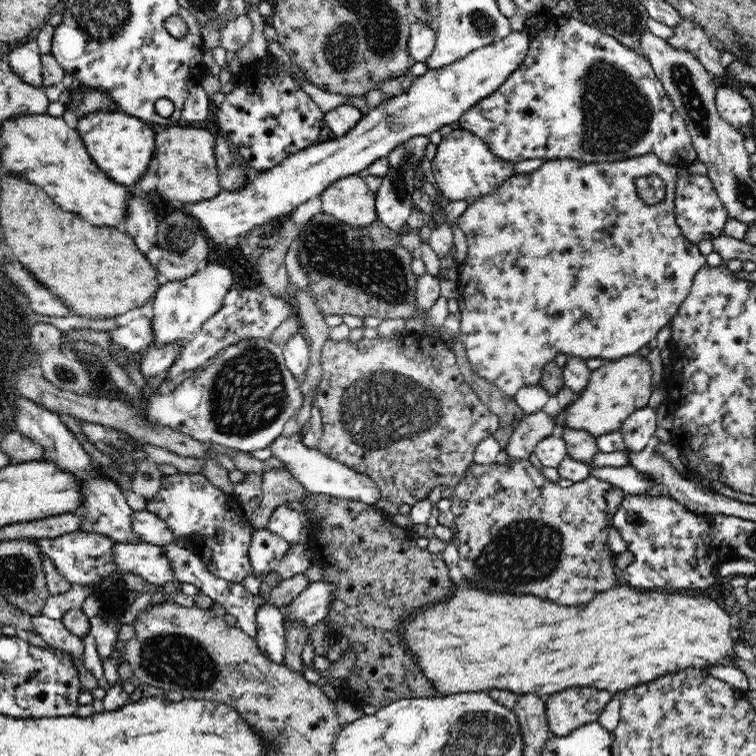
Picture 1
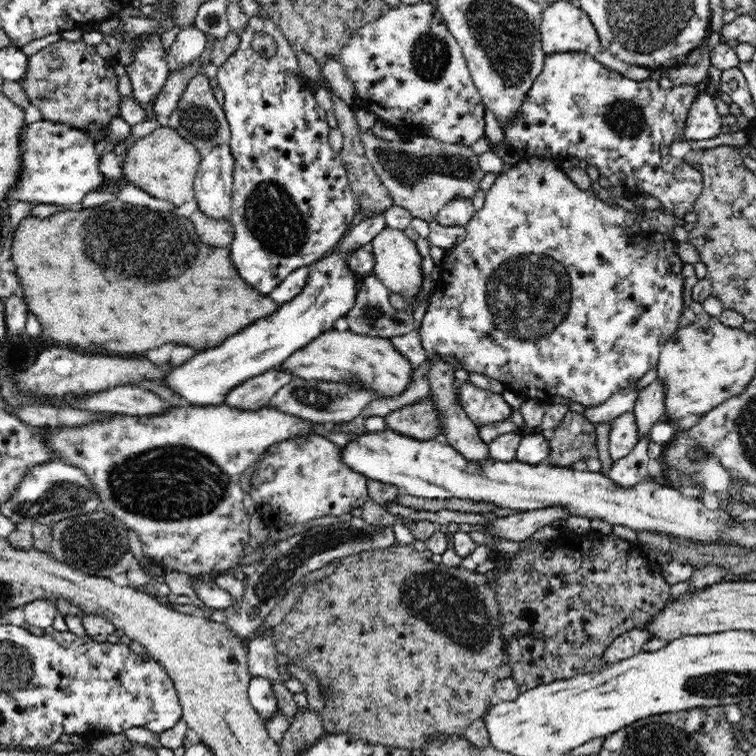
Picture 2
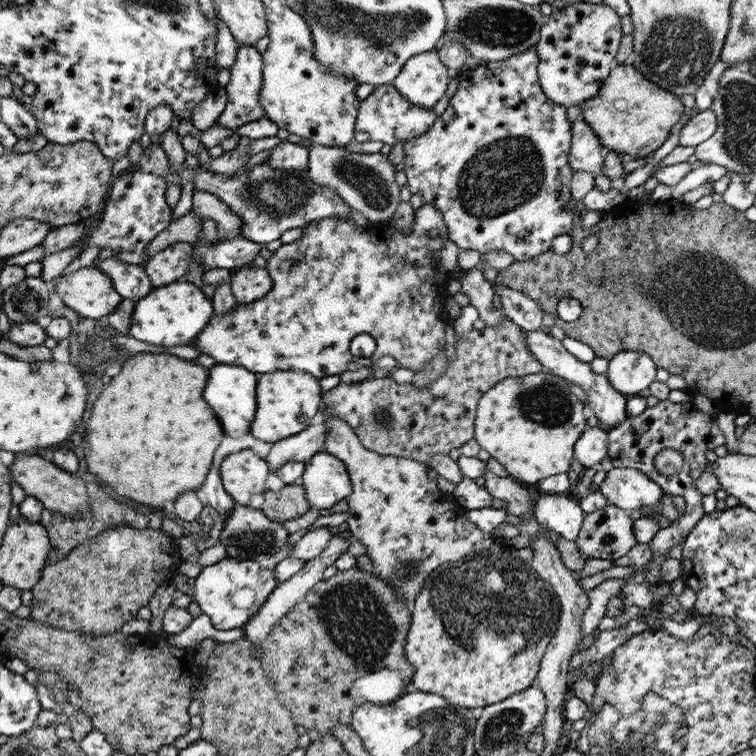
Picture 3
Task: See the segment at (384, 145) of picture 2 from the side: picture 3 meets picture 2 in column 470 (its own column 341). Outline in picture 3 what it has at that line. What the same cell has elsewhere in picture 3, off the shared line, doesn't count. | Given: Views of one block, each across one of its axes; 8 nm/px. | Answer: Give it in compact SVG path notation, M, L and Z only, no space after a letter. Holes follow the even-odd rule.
M311 143L306 146L309 150L308 176L319 185L329 186L353 210L358 210L368 221L382 223L392 218L400 202L401 188L396 183L395 166L388 161L387 155L382 153L350 153L342 146L329 147Z

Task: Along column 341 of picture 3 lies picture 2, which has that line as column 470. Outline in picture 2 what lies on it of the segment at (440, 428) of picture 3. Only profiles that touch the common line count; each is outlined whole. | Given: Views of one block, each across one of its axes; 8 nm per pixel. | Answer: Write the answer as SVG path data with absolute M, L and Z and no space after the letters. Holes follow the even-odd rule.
M471 383L459 387L460 403L477 427L509 420L515 411L501 394L477 388Z

